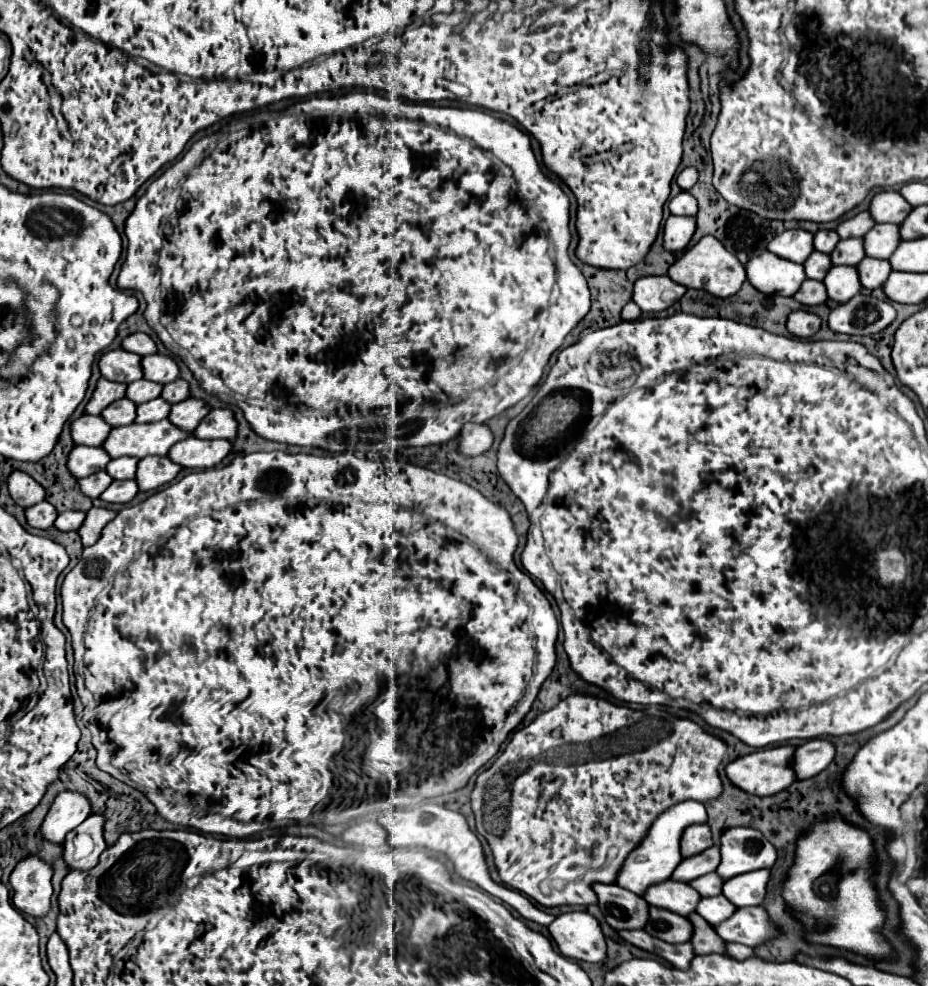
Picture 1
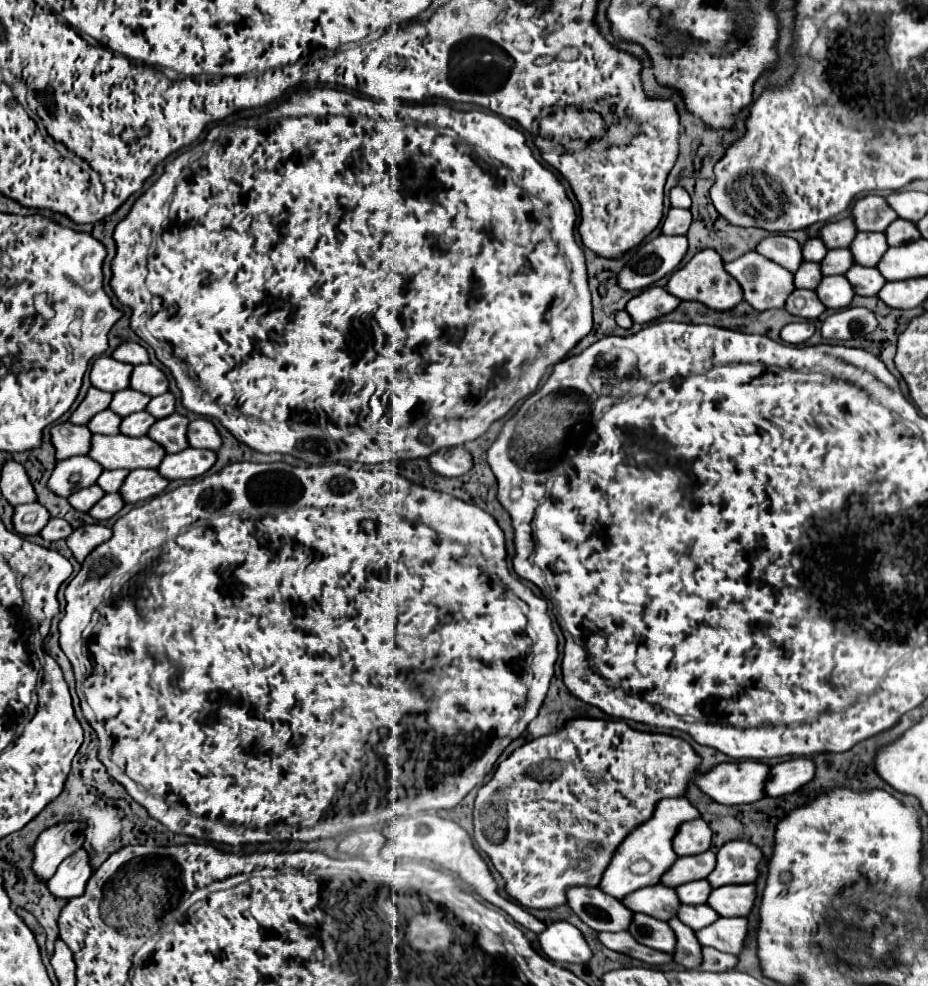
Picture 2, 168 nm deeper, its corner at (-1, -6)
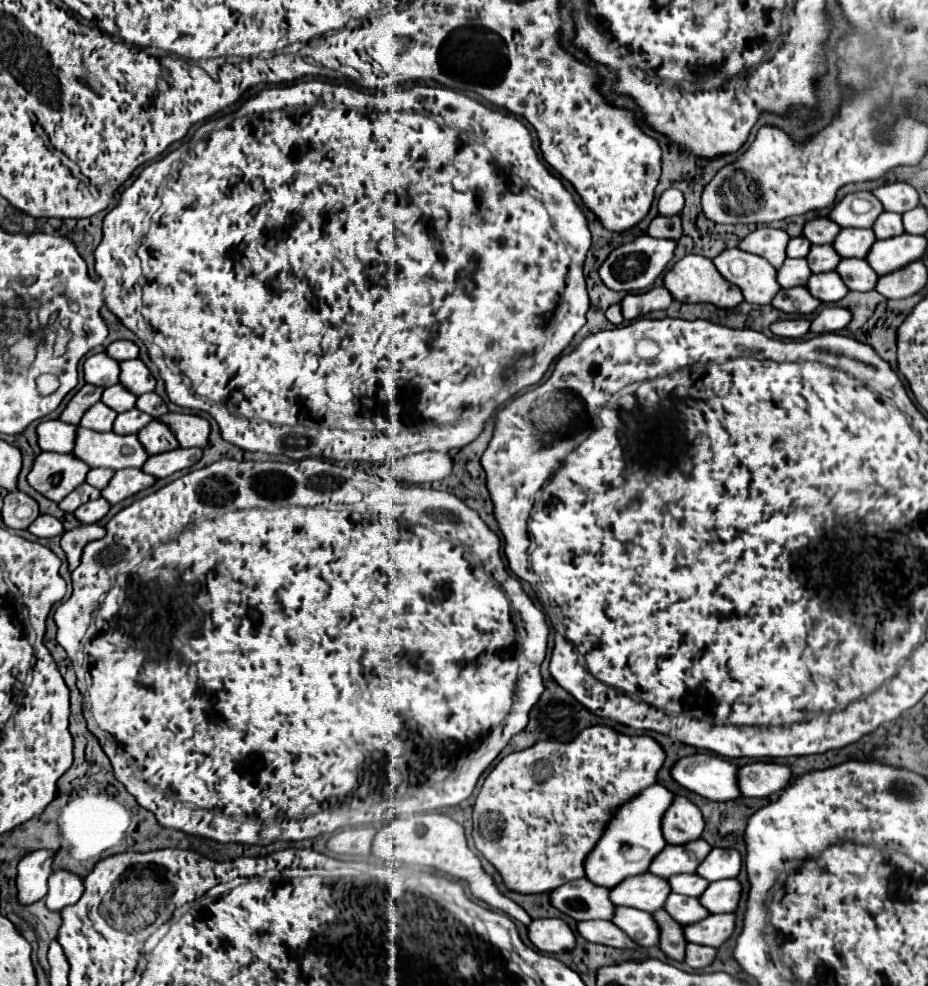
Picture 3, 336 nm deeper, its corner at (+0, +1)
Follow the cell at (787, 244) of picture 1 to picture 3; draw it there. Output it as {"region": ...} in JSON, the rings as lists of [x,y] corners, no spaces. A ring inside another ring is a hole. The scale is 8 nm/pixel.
{"region":[[[759,228],[751,232],[739,244],[739,248],[751,254],[759,254],[765,260],[769,260],[775,268],[779,268],[787,258],[787,244],[789,244],[789,234],[785,230]]]}

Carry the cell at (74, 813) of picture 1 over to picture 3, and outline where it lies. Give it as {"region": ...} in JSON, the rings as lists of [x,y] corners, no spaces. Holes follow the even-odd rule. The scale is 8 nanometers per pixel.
{"region":[[[49,850],[29,852],[19,862],[17,888],[21,904],[33,904],[47,894],[47,878],[51,874],[51,866],[53,866],[53,854]]]}

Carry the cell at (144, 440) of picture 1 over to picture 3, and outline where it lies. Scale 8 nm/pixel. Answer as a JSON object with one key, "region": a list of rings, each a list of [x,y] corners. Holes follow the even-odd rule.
{"region":[[[89,428],[77,430],[73,454],[91,468],[141,468],[149,458],[137,436],[119,436],[115,432],[93,432]]]}

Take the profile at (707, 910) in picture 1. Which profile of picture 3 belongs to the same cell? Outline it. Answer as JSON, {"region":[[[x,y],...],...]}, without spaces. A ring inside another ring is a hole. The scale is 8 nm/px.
{"region":[[[669,894],[667,902],[665,902],[665,910],[671,914],[673,920],[677,920],[683,926],[695,924],[703,918],[709,916],[707,908],[699,902],[699,898],[687,898],[681,894]]]}

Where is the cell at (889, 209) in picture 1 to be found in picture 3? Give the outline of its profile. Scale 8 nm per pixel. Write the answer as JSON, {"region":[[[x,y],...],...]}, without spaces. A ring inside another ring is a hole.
{"region":[[[853,192],[847,194],[829,214],[843,228],[873,228],[875,218],[883,212],[879,200],[871,192]]]}

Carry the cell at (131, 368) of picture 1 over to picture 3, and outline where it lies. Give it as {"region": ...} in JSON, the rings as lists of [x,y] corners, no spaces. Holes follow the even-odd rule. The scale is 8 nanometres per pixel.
{"region":[[[105,352],[93,354],[85,360],[83,374],[85,374],[85,382],[101,388],[109,388],[111,384],[119,382],[119,362],[107,358]]]}

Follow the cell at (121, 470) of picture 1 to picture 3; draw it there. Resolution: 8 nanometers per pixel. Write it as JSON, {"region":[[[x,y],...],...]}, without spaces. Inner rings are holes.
{"region":[[[93,468],[93,470],[89,470],[85,482],[91,484],[91,486],[95,486],[95,488],[99,488],[99,490],[103,490],[109,484],[109,480],[111,480],[113,474],[115,472],[109,470],[109,468]]]}

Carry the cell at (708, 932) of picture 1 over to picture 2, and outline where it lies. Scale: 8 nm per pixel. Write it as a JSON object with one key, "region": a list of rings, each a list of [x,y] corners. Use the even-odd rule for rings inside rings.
{"region":[[[672,917],[668,925],[676,933],[676,949],[672,953],[674,961],[684,965],[686,969],[698,969],[702,963],[702,947],[696,939],[696,933],[690,927],[686,927],[678,917]]]}

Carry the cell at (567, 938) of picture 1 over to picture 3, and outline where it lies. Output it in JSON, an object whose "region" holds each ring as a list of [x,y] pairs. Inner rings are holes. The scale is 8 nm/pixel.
{"region":[[[539,918],[529,924],[529,940],[541,952],[561,954],[575,948],[575,934],[561,918]]]}

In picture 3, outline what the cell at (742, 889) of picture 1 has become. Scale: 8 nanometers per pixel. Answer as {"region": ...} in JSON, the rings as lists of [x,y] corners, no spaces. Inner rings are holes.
{"region":[[[717,880],[709,884],[709,888],[703,892],[699,900],[703,902],[703,906],[707,906],[711,914],[715,912],[719,914],[719,912],[735,912],[739,898],[741,898],[739,880]]]}

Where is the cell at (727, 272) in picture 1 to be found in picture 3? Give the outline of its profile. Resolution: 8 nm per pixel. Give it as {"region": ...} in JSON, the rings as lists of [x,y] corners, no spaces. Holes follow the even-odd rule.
{"region":[[[689,254],[685,256],[683,260],[679,260],[663,278],[665,282],[665,288],[673,294],[675,300],[679,302],[691,302],[691,304],[697,304],[697,302],[709,302],[709,304],[715,304],[719,308],[735,308],[741,300],[743,300],[743,294],[741,290],[727,282],[719,272],[717,268],[713,266],[713,260],[705,258],[705,256],[699,256],[699,254]]]}

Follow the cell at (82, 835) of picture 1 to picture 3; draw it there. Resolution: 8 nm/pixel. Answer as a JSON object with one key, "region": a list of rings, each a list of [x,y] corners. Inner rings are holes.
{"region":[[[61,868],[61,870],[55,870],[51,876],[49,876],[49,892],[45,896],[45,904],[55,910],[55,912],[61,912],[63,906],[69,906],[69,904],[75,904],[83,894],[83,880]]]}

